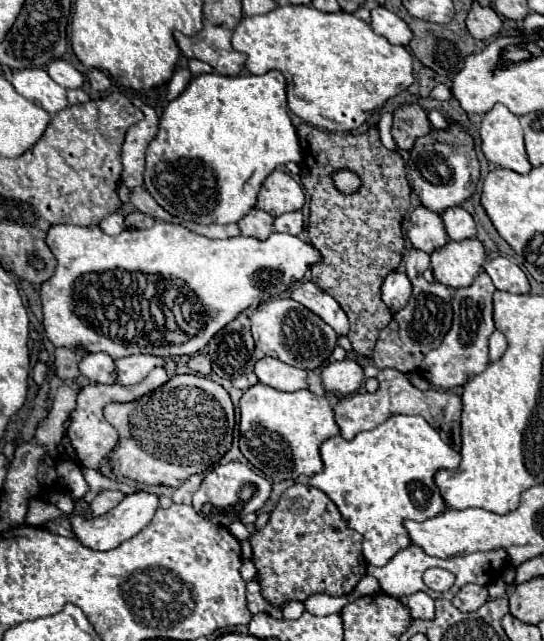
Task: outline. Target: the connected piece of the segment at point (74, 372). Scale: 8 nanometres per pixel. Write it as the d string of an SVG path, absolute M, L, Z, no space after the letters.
M60 347L54 351L54 361L56 361L56 375L62 381L72 381L80 375L78 371L78 363L84 359L84 355L88 355L88 351L84 351L82 347L78 349L66 349Z

